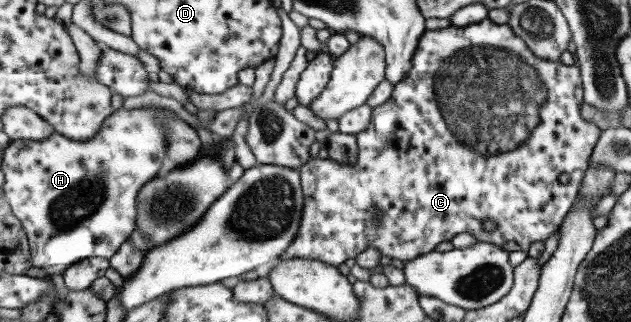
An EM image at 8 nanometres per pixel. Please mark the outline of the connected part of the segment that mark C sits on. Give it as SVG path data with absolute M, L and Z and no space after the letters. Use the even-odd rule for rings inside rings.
M485 18L476 24L450 26L440 30L425 30L420 37L416 52L412 58L412 68L406 76L395 84L392 96L384 104L373 109L369 125L356 134L359 155L354 164L346 166L332 159L316 157L305 161L299 168L301 176L304 206L300 228L292 244L280 256L283 260L289 258L304 258L320 260L338 267L342 262L352 263L369 246L375 246L381 251L381 256L391 259L414 260L417 256L434 251L441 242L450 241L456 234L468 232L483 243L492 243L503 248L507 253L514 250L528 251L532 242L543 242L563 223L564 217L573 208L578 197L582 179L589 160L600 138L603 125L597 121L589 122L580 115L583 103L583 84L580 69L576 65L564 65L562 62L544 61L528 50L526 43L509 27L508 24L498 24ZM491 219L497 227L493 232L485 231L482 224Z

